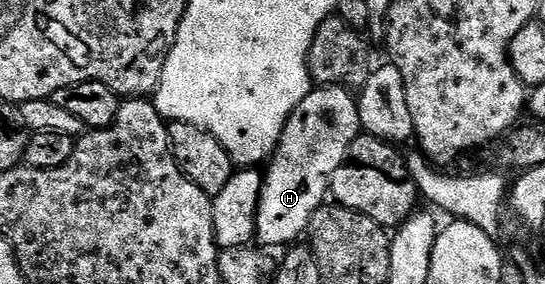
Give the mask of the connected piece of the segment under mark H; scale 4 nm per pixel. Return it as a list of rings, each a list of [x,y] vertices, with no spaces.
[[[315,87],[306,95],[304,102],[300,102],[300,106],[292,110],[282,131],[278,147],[275,148],[264,172],[262,193],[256,214],[256,230],[258,231],[256,240],[259,245],[267,249],[278,248],[281,244],[290,246],[297,241],[294,239],[301,232],[303,235],[309,229],[310,219],[316,214],[318,208],[323,207],[325,200],[322,199],[327,199],[331,178],[336,174],[336,170],[340,170],[340,166],[345,164],[347,156],[350,155],[350,144],[361,132],[362,123],[358,113],[357,99],[345,88]]]

